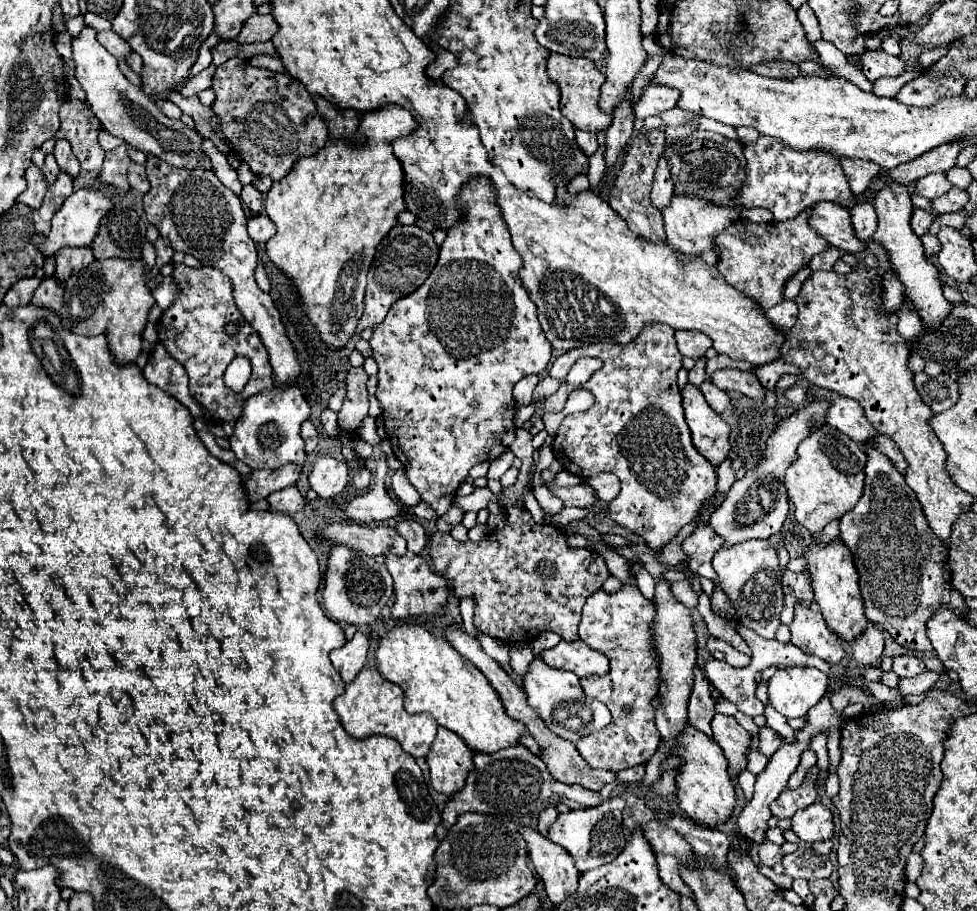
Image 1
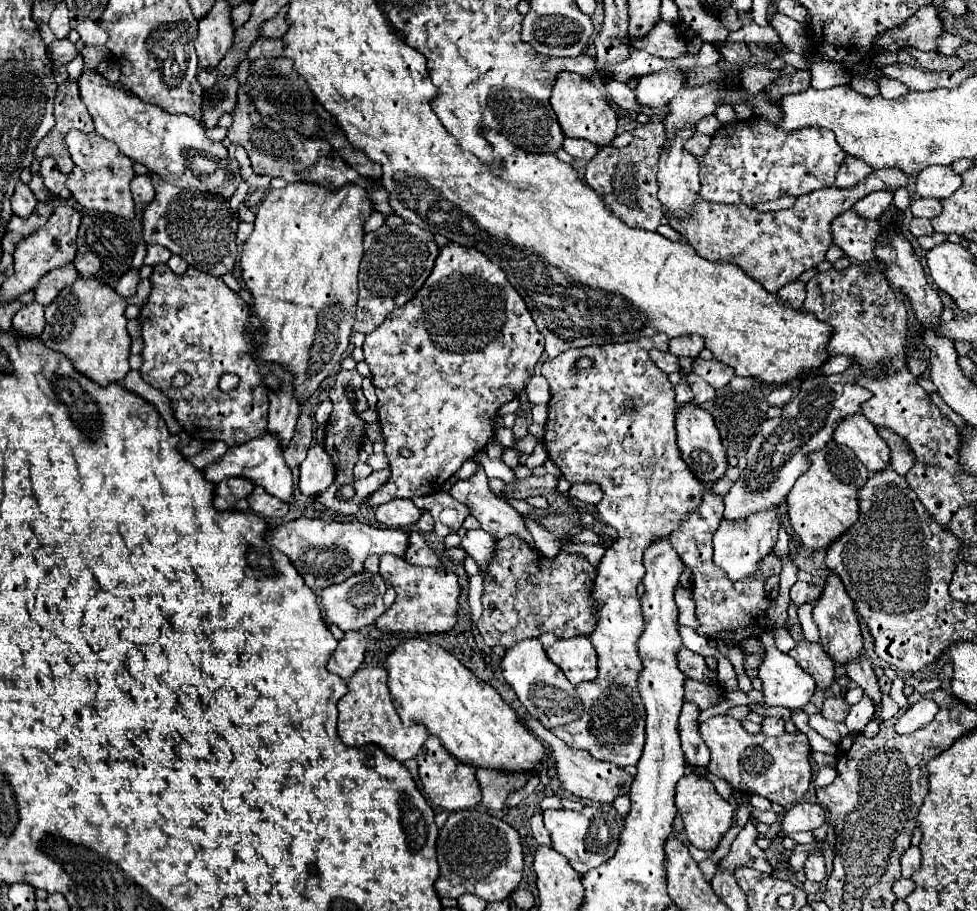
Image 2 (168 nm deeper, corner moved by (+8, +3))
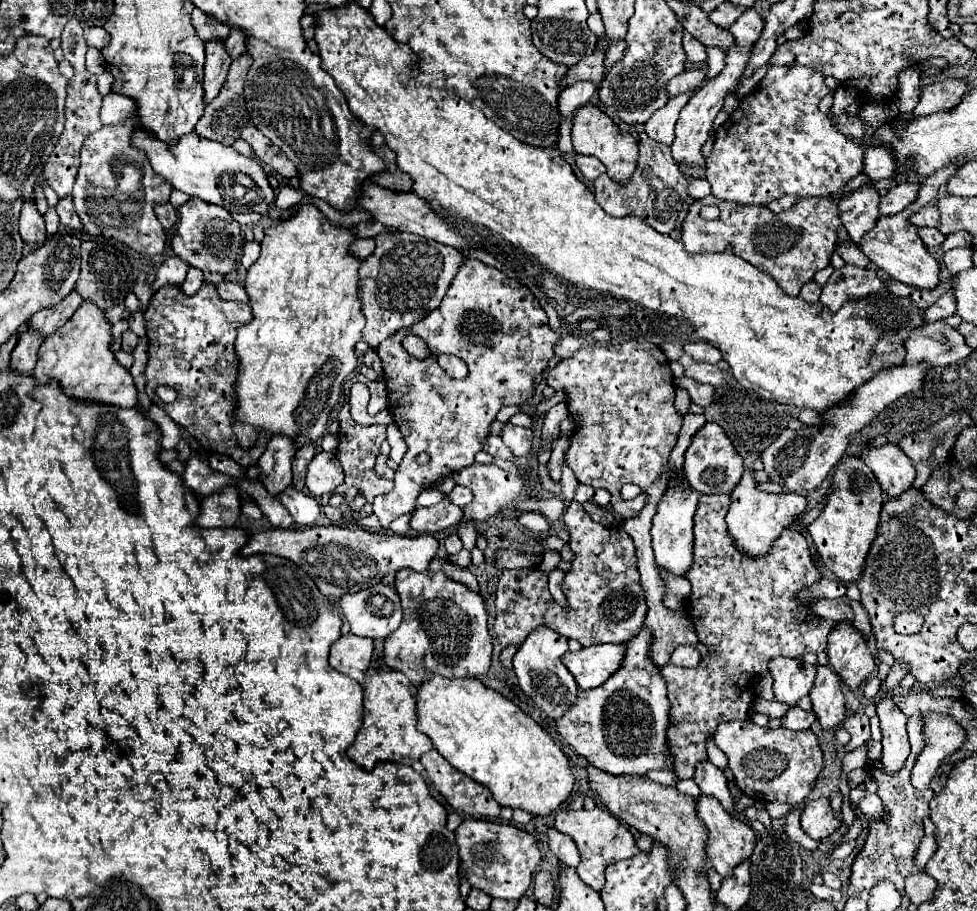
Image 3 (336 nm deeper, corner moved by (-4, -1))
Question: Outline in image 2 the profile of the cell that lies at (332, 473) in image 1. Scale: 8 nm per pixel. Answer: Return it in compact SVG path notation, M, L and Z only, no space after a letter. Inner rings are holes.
M312 446L304 462L300 464L298 488L306 496L316 496L328 490L328 486L334 482L334 474L336 468L332 466L332 460L326 450L322 446Z

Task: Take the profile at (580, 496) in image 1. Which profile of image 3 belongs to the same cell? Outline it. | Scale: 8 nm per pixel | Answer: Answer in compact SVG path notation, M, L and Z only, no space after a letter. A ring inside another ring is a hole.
M474 464L474 466L466 466L464 470L458 470L454 476L454 482L460 486L468 486L474 494L474 500L464 508L464 518L458 526L458 536L464 542L464 548L468 552L472 552L472 548L476 546L476 528L474 528L474 520L482 522L494 514L498 514L502 508L508 508L510 504L514 504L516 500L522 498L522 490L524 490L524 482L518 474L514 472L506 472L502 468L498 468L496 464Z

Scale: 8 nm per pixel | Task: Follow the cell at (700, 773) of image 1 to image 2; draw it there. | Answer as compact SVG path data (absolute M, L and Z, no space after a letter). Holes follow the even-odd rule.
M700 776L680 778L680 782L676 784L676 808L684 822L690 844L694 844L700 850L716 848L724 832L732 826L732 810L734 810L732 804L716 792L714 784L708 778L700 778Z

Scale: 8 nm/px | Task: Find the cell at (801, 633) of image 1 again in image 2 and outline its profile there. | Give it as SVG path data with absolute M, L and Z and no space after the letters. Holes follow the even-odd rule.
M802 638L794 650L788 652L796 662L800 662L800 666L804 670L808 670L808 674L812 674L816 678L818 688L828 688L834 680L834 662L828 658L828 652L818 646L808 642L806 638Z

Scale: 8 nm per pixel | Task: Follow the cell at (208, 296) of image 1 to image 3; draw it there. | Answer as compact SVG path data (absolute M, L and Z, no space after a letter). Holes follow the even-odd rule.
M204 284L194 296L186 296L178 286L160 288L146 312L148 334L148 364L146 364L146 394L158 404L178 426L186 428L198 444L210 454L224 454L238 462L242 468L254 466L266 450L268 438L262 436L254 448L242 450L236 446L232 434L234 422L234 380L238 374L238 362L234 356L236 330L242 322L252 318L252 310L244 302L224 302L218 298L214 286ZM156 386L170 386L178 392L172 404L162 404L156 396Z

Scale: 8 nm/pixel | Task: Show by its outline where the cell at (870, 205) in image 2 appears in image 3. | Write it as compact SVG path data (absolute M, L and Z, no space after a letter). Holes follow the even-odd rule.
M900 184L888 190L880 202L880 216L894 216L908 208L918 198L920 184Z

